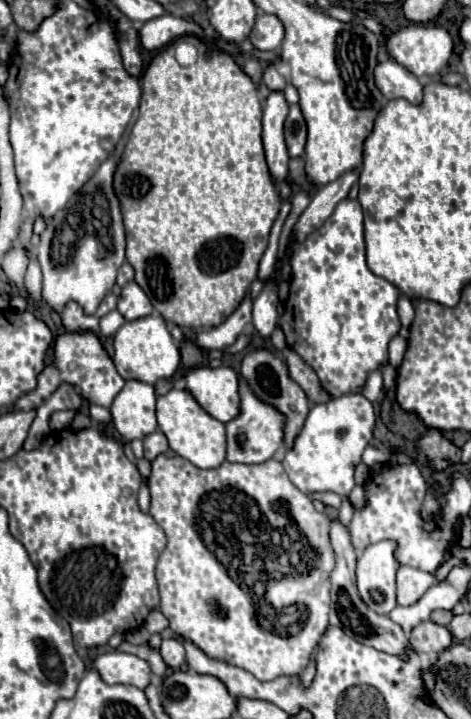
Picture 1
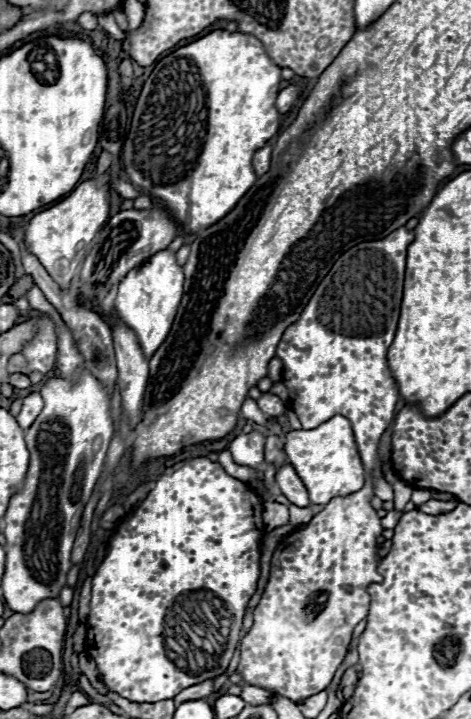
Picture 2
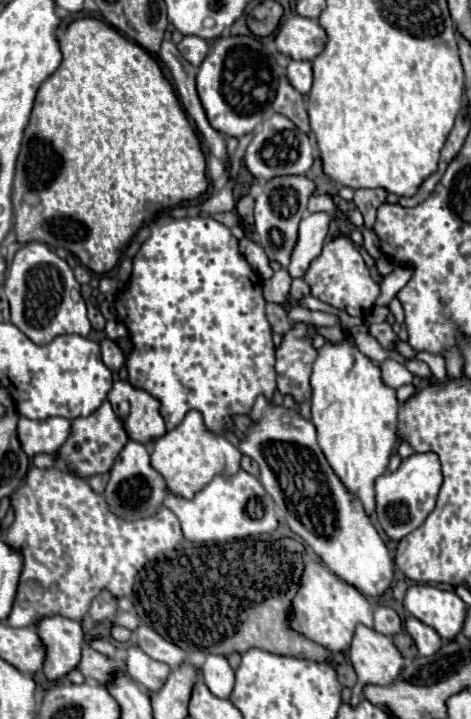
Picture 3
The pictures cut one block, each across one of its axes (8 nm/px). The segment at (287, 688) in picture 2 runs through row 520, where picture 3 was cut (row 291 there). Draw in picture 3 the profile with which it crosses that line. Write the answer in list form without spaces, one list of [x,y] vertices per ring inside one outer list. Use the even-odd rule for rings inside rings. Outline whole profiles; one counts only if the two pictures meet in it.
[[[338,236],[338,238],[330,238],[320,256],[314,258],[308,266],[308,270],[304,272],[302,280],[310,286],[310,294],[326,304],[330,304],[332,308],[344,310],[350,316],[368,316],[378,294],[380,294],[380,286],[372,280],[366,262],[362,260],[360,250],[352,244],[350,238],[346,236]]]

